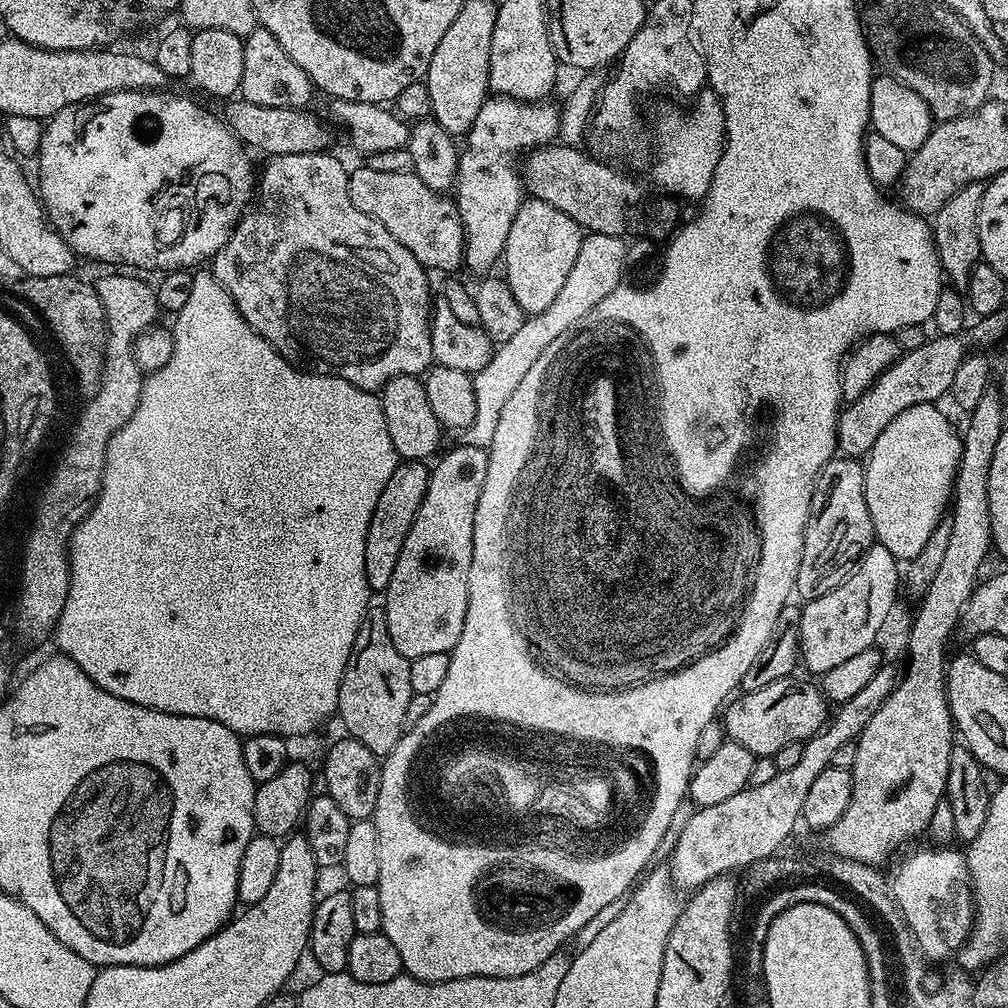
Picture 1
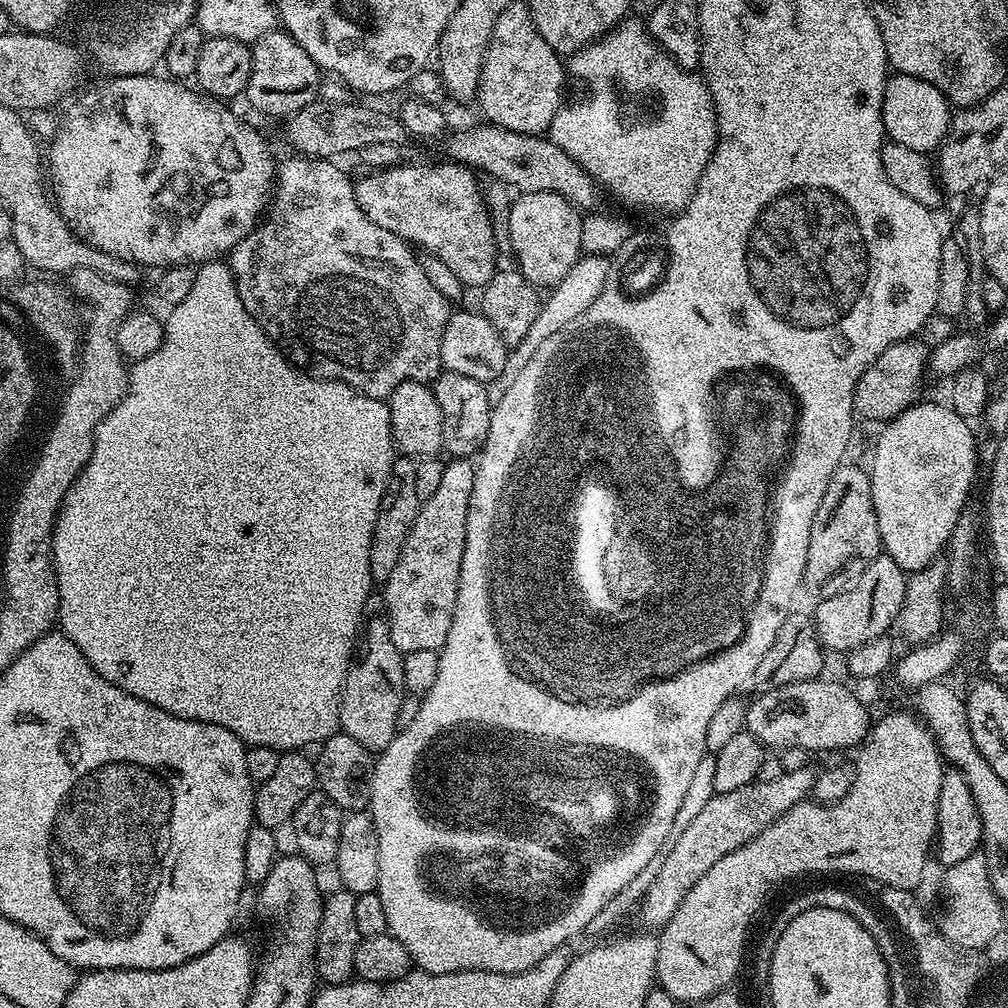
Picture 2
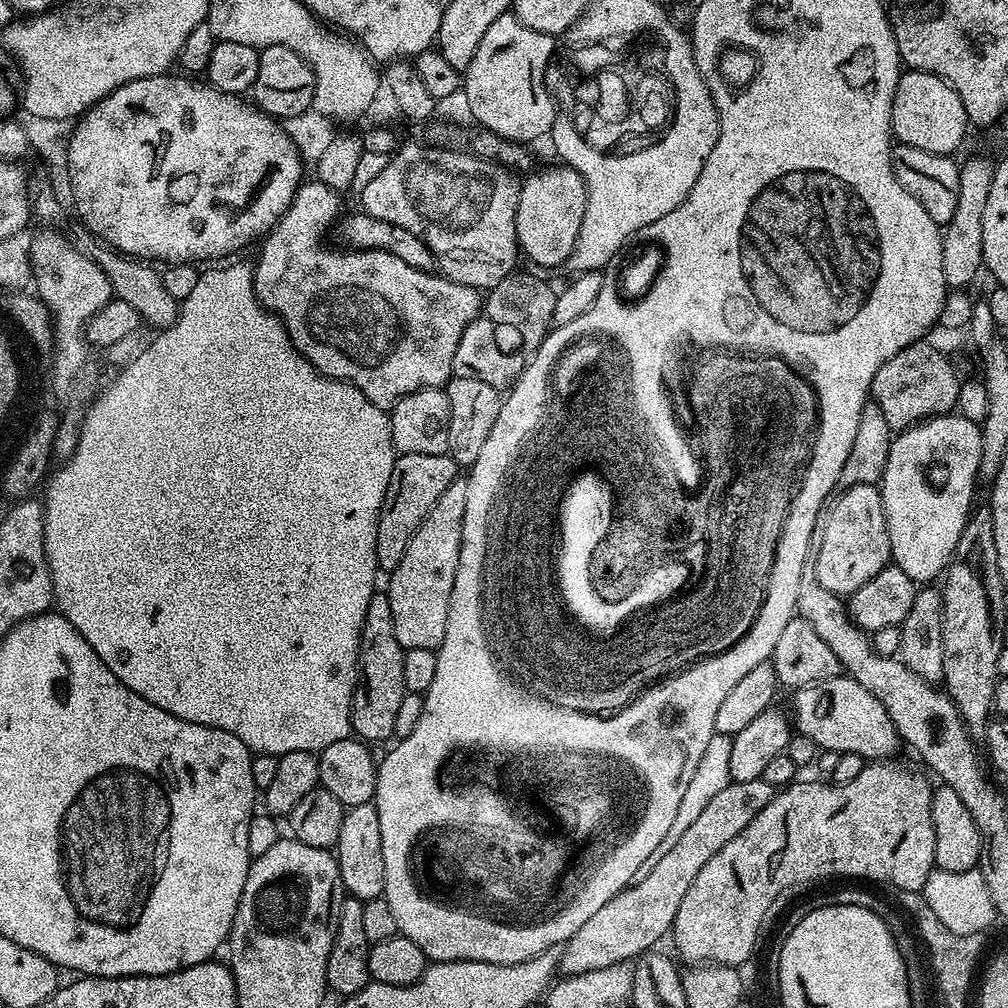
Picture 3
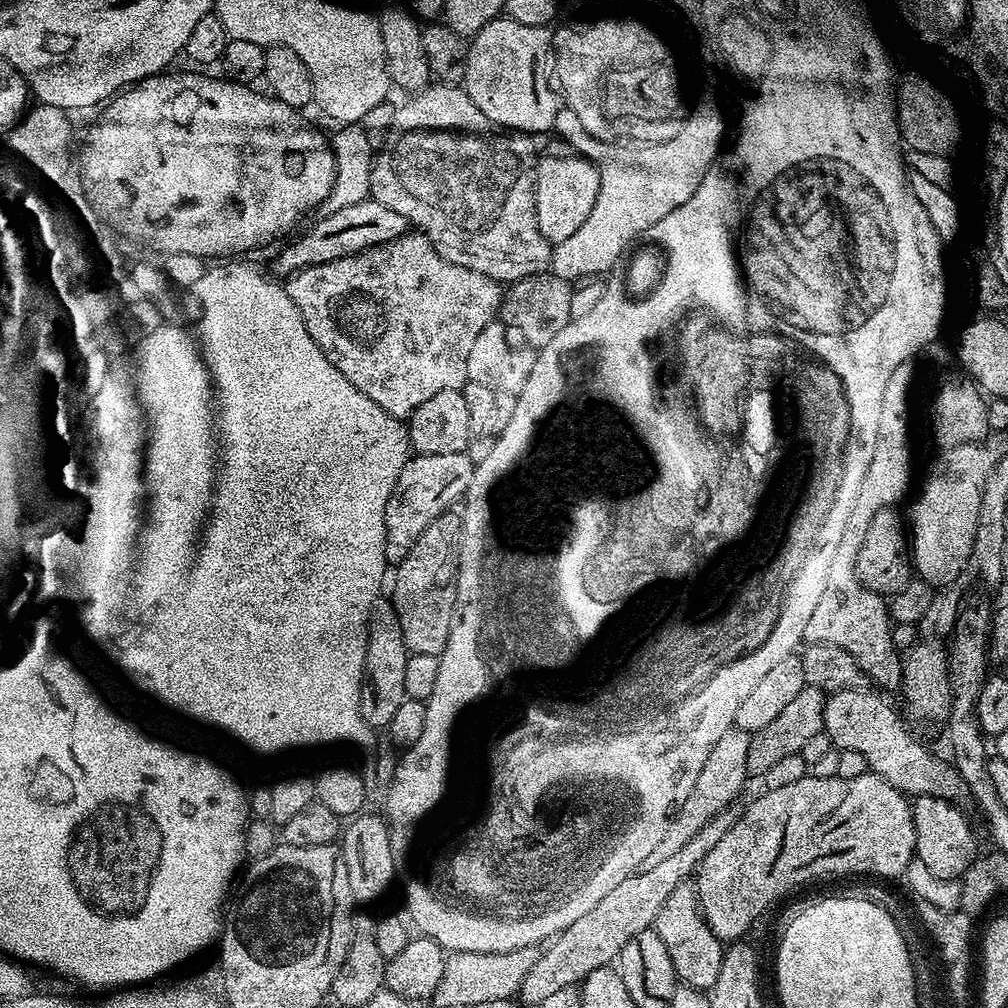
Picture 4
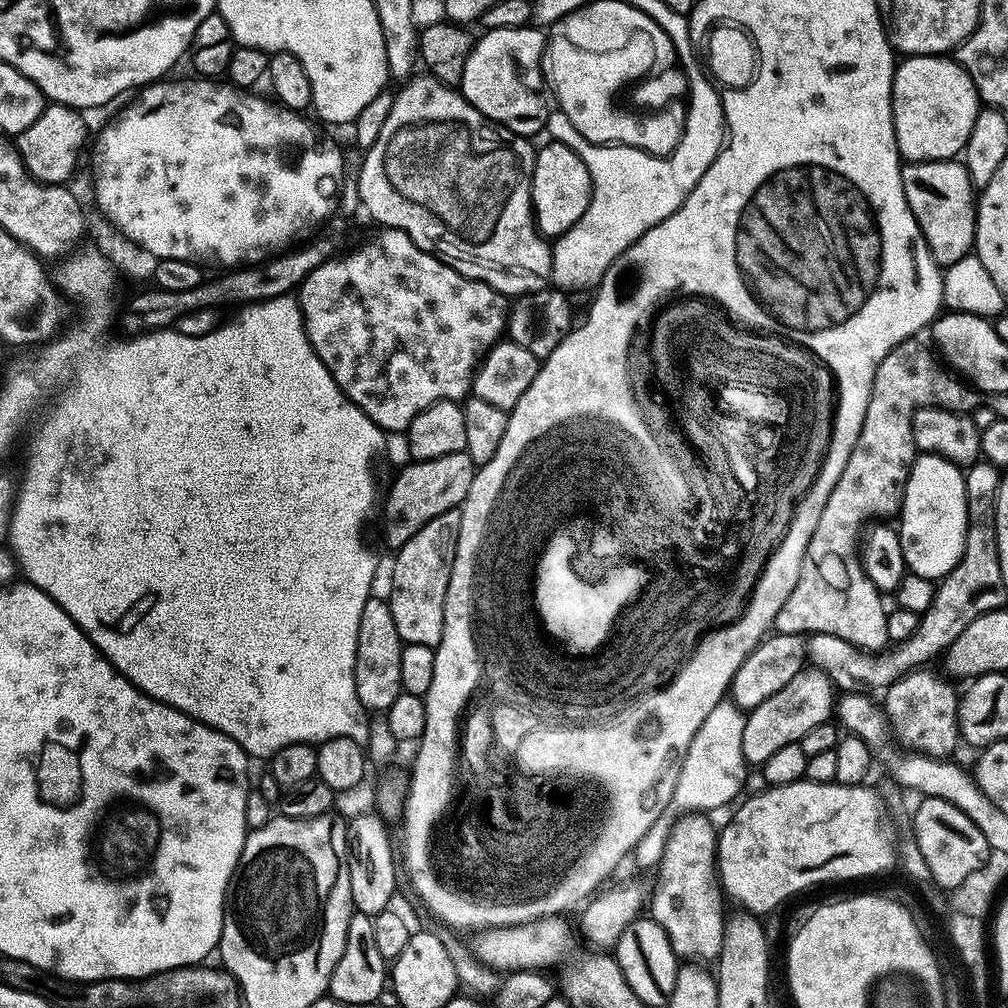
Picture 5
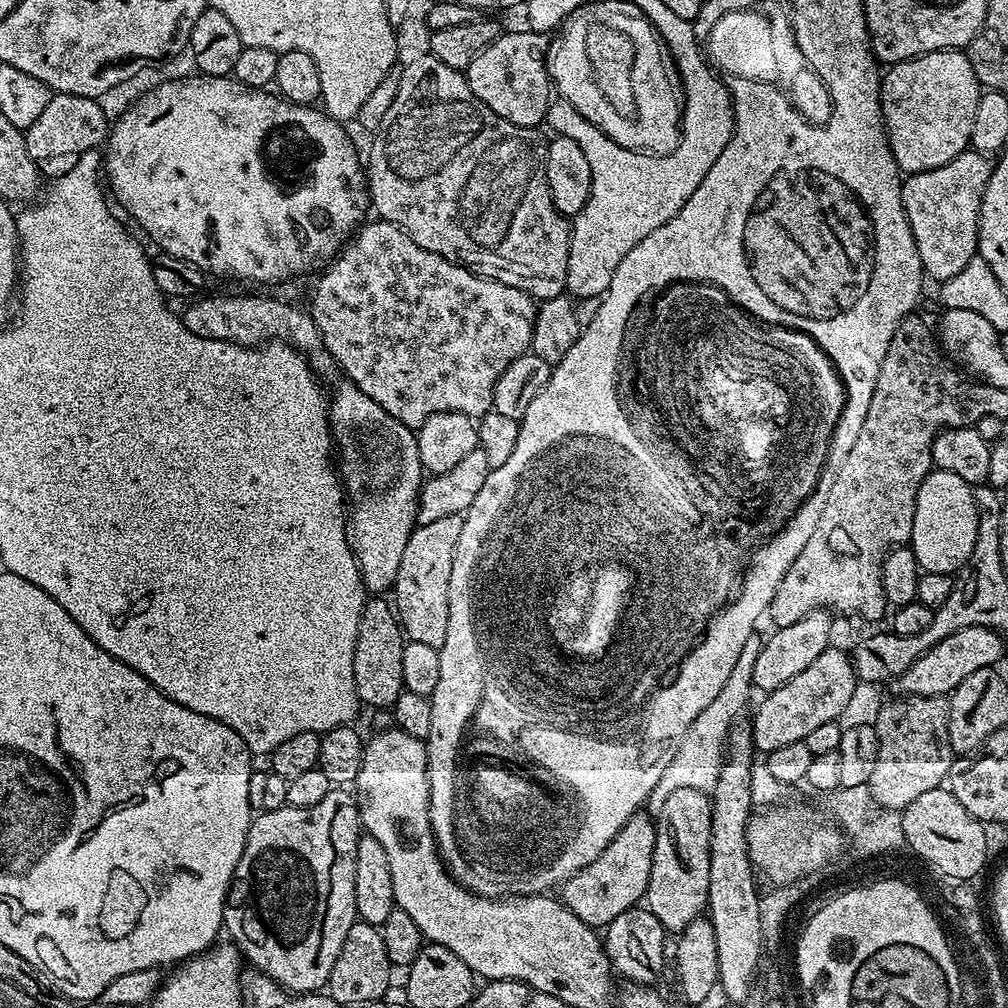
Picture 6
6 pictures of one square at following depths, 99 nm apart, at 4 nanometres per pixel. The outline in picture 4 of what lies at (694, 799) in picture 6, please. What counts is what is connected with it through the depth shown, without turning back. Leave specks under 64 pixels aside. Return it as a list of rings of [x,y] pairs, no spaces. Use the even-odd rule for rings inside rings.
[[[691,883],[680,884],[674,894],[666,898],[654,930],[660,935],[662,942],[666,942],[666,951],[670,953],[670,962],[674,962],[676,979],[681,985],[701,990],[715,989],[726,948],[704,921],[704,914],[700,911],[700,899]]]

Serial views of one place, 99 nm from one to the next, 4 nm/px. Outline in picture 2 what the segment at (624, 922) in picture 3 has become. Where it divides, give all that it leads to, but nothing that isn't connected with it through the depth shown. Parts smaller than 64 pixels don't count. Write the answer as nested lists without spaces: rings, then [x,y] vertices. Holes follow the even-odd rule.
[[[809,766],[802,770],[784,772],[782,778],[773,778],[771,782],[757,778],[746,786],[738,786],[738,790],[715,793],[695,815],[694,822],[683,831],[682,838],[675,843],[674,850],[667,855],[666,862],[662,865],[662,870],[658,871],[658,876],[640,901],[638,913],[649,924],[647,927],[656,928],[652,930],[663,929],[670,922],[670,918],[674,918],[674,910],[682,906],[682,898],[690,894],[690,886],[694,886],[694,882],[698,882],[698,878],[702,878],[702,874],[706,874],[706,870],[714,866],[714,862],[726,858],[730,850],[738,850],[743,844],[750,842],[750,838],[762,834],[762,830],[766,830],[770,822],[786,814],[790,806],[809,799],[816,774],[817,769]]]

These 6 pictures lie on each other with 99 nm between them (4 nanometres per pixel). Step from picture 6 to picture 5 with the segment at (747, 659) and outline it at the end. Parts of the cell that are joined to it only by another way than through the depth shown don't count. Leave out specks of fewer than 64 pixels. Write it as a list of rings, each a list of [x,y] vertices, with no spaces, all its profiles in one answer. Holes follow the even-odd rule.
[[[730,698],[720,700],[710,710],[710,715],[694,734],[687,752],[680,763],[679,776],[672,791],[672,802],[663,808],[663,814],[655,819],[634,849],[638,865],[653,869],[660,863],[665,850],[666,838],[672,829],[674,820],[689,811],[711,812],[726,805],[738,792],[742,792],[748,768],[742,754],[742,735],[747,715]]]

